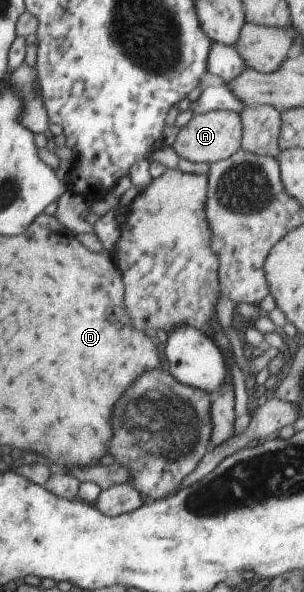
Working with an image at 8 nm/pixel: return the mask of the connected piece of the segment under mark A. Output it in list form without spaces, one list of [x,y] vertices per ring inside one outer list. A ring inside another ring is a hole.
[[[221,109],[209,111],[202,115],[194,115],[189,122],[179,130],[173,144],[174,149],[191,162],[213,163],[228,159],[242,149],[244,140],[244,121],[237,111]]]

